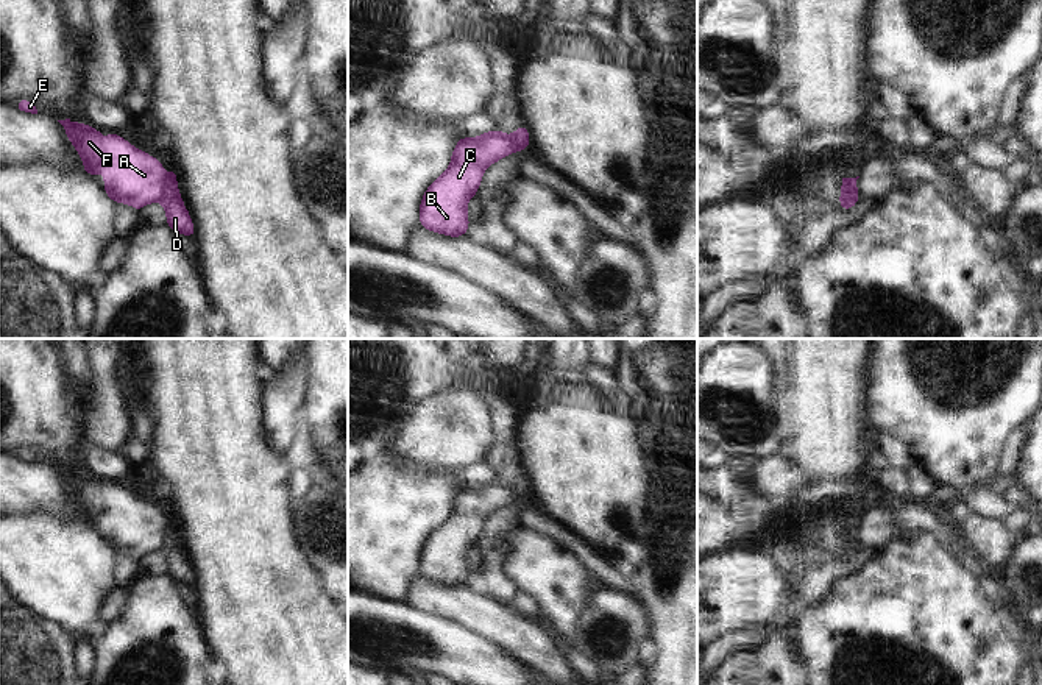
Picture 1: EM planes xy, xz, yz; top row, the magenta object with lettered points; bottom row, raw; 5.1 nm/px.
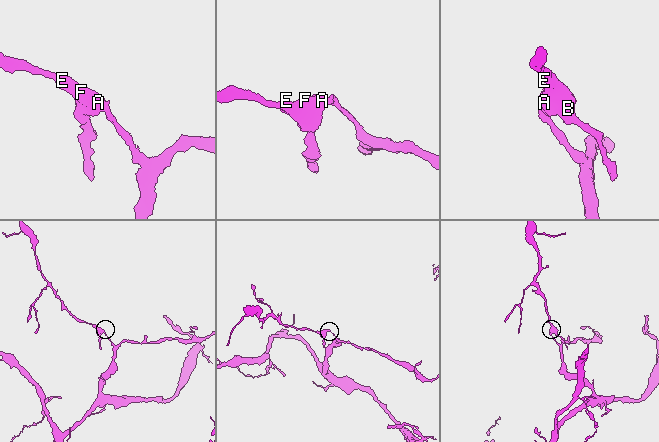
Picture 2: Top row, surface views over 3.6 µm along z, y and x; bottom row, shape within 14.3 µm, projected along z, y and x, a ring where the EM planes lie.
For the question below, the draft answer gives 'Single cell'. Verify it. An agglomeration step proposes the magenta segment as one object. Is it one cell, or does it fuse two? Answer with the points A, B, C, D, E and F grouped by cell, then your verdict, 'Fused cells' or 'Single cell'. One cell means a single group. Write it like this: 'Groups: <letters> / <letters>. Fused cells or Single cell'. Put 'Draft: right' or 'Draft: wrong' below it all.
Groups: A B C E F / D. Fused cells.
Draft: wrong

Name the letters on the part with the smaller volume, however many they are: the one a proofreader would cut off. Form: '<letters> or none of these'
A, B, C, E, F

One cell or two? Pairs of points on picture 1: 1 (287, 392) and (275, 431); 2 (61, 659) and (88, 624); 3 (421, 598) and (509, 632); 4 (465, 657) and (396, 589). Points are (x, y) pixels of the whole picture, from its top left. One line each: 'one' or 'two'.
1: one
2: two
3: one
4: two

